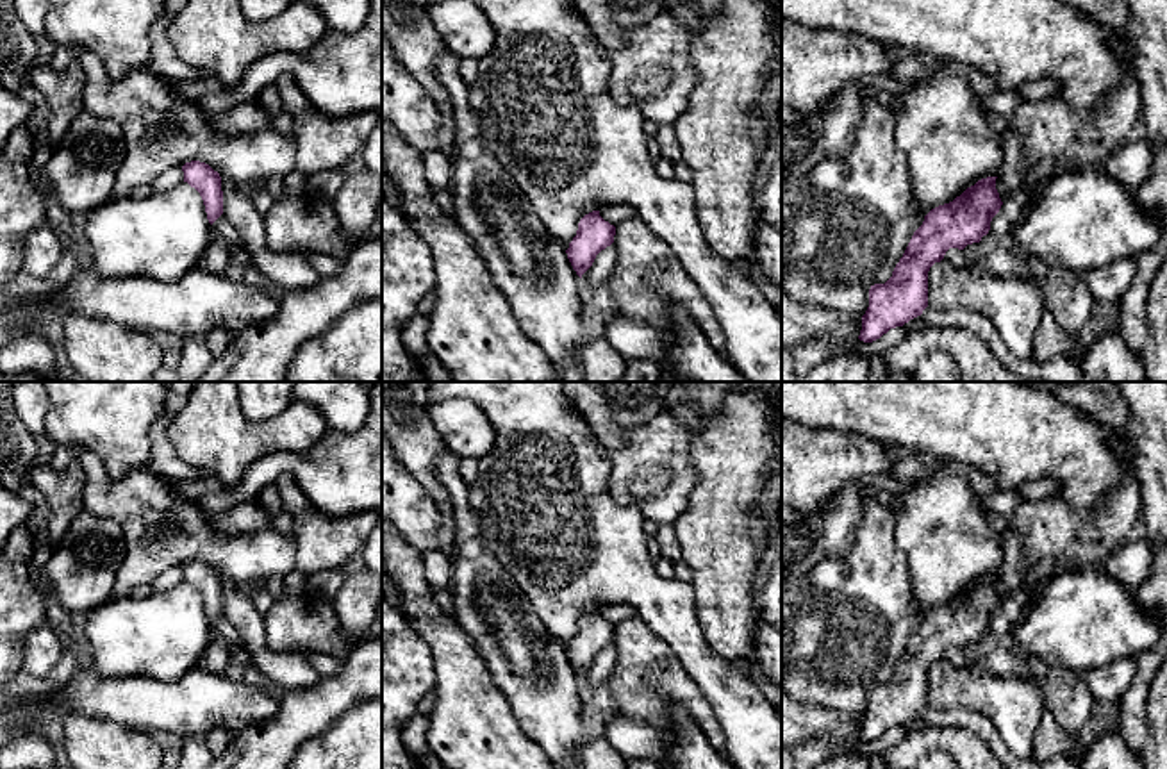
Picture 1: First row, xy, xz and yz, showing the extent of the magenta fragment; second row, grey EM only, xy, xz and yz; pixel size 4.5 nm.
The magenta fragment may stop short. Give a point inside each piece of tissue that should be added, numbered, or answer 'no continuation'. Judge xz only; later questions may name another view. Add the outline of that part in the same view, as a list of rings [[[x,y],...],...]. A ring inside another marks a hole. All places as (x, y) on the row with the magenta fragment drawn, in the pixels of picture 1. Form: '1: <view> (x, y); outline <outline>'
1: xz (614, 213); outline [[[610,203],[598,209],[600,216],[610,225],[619,225],[628,218],[635,218],[637,211],[630,203]]]

